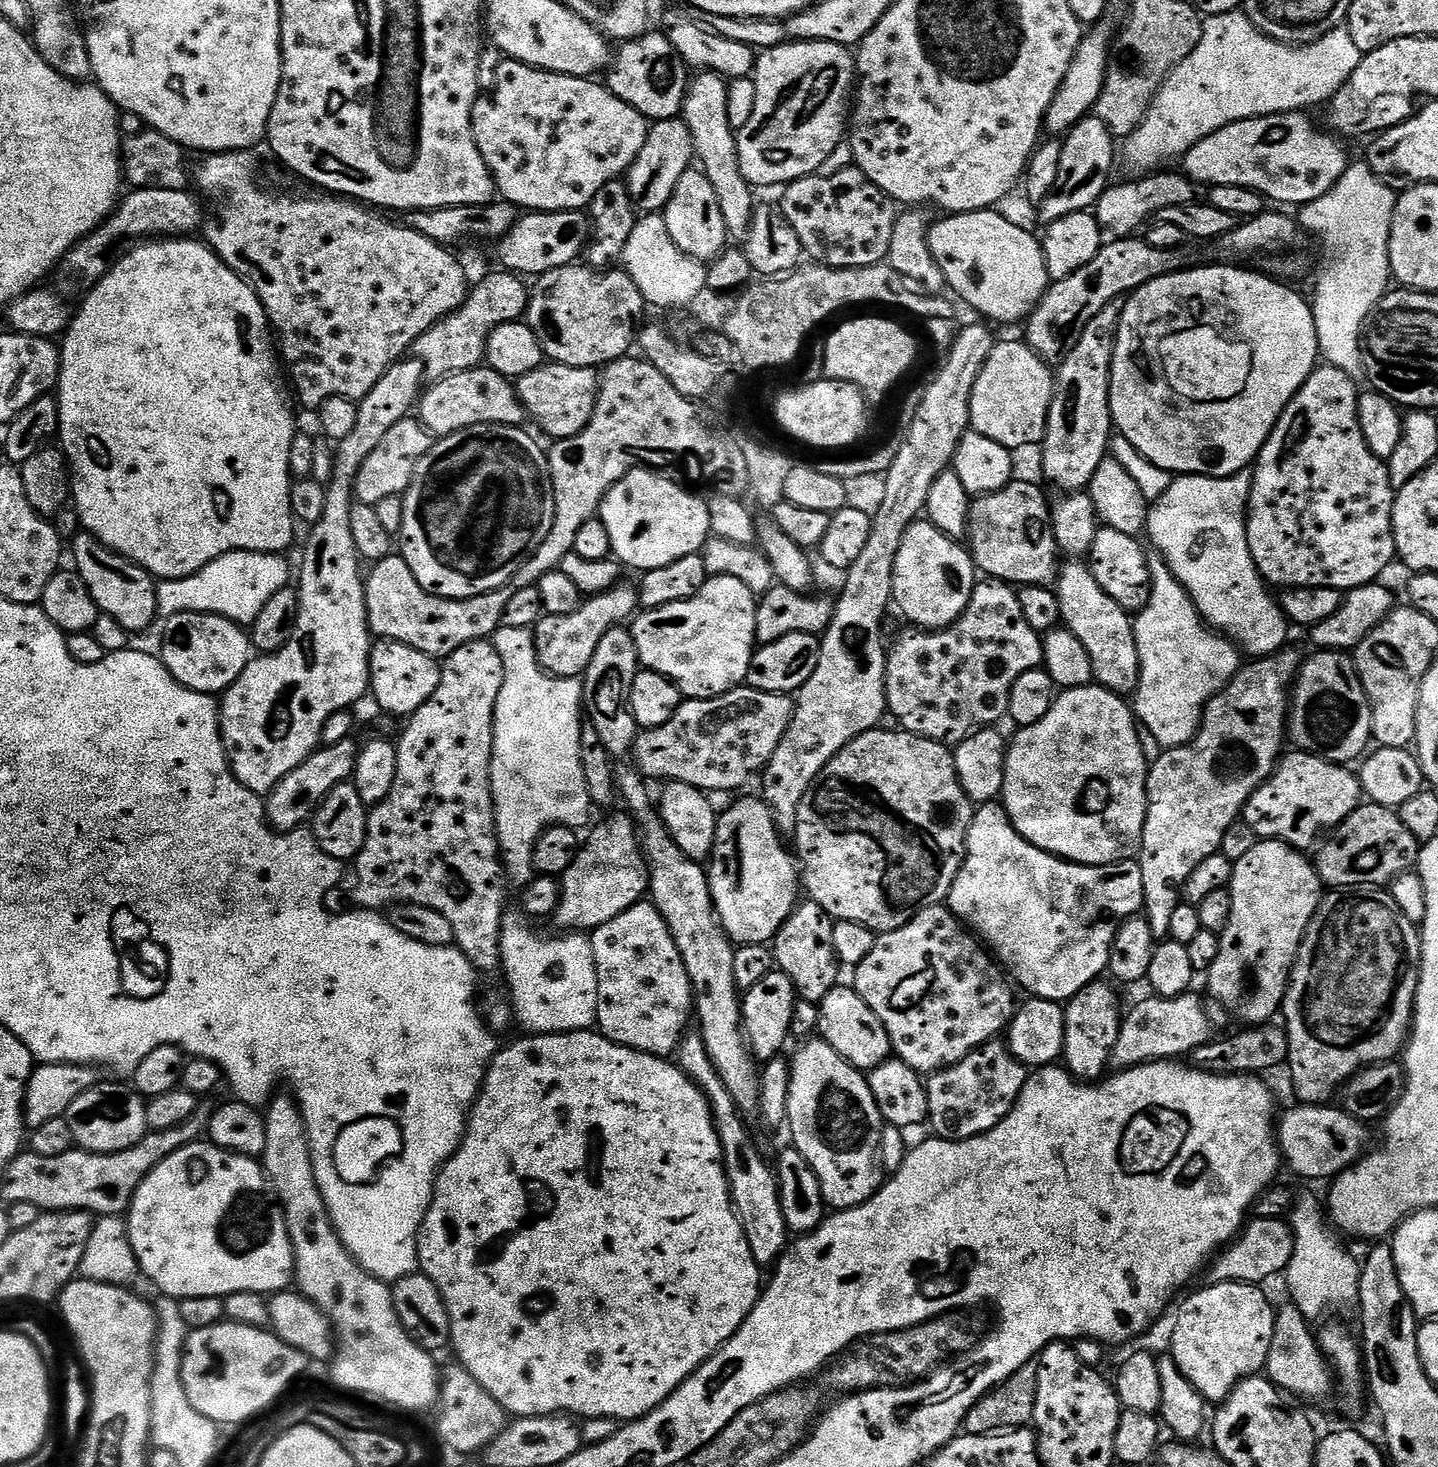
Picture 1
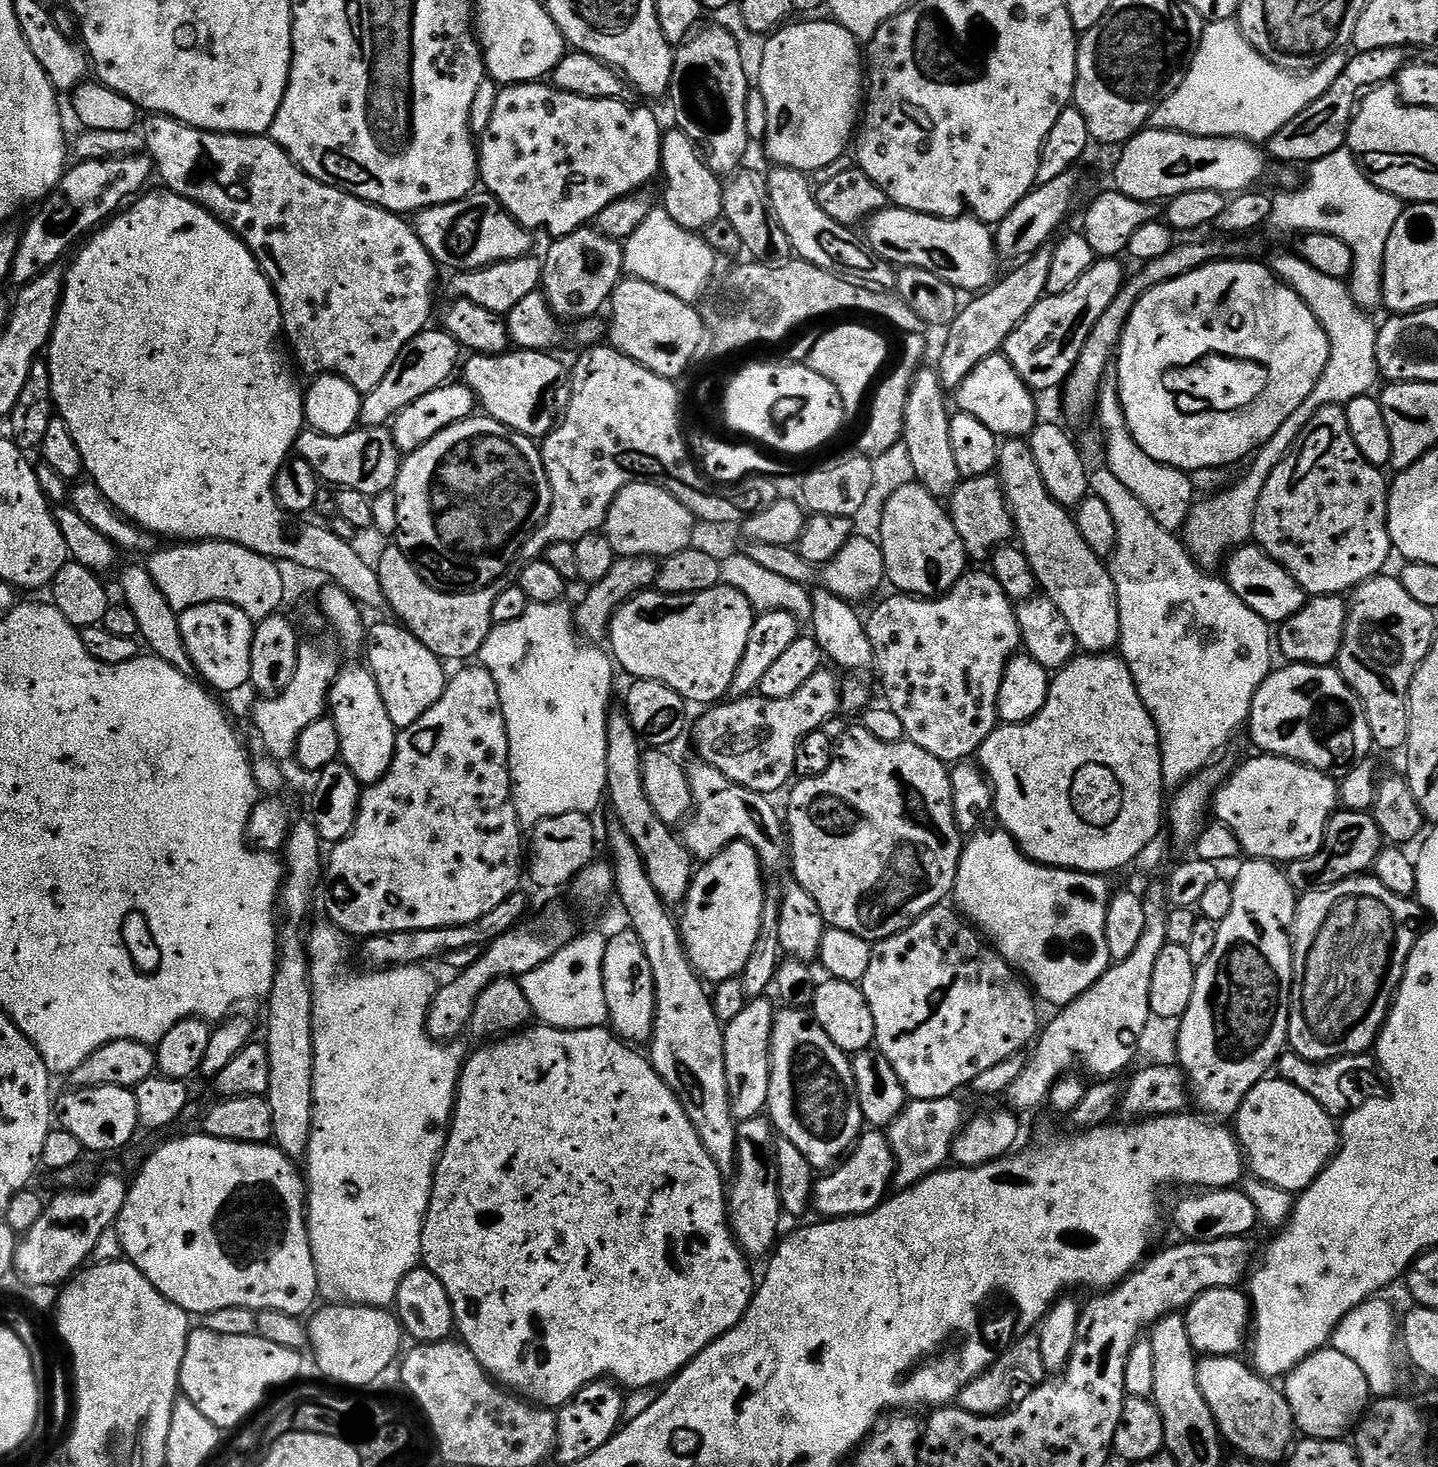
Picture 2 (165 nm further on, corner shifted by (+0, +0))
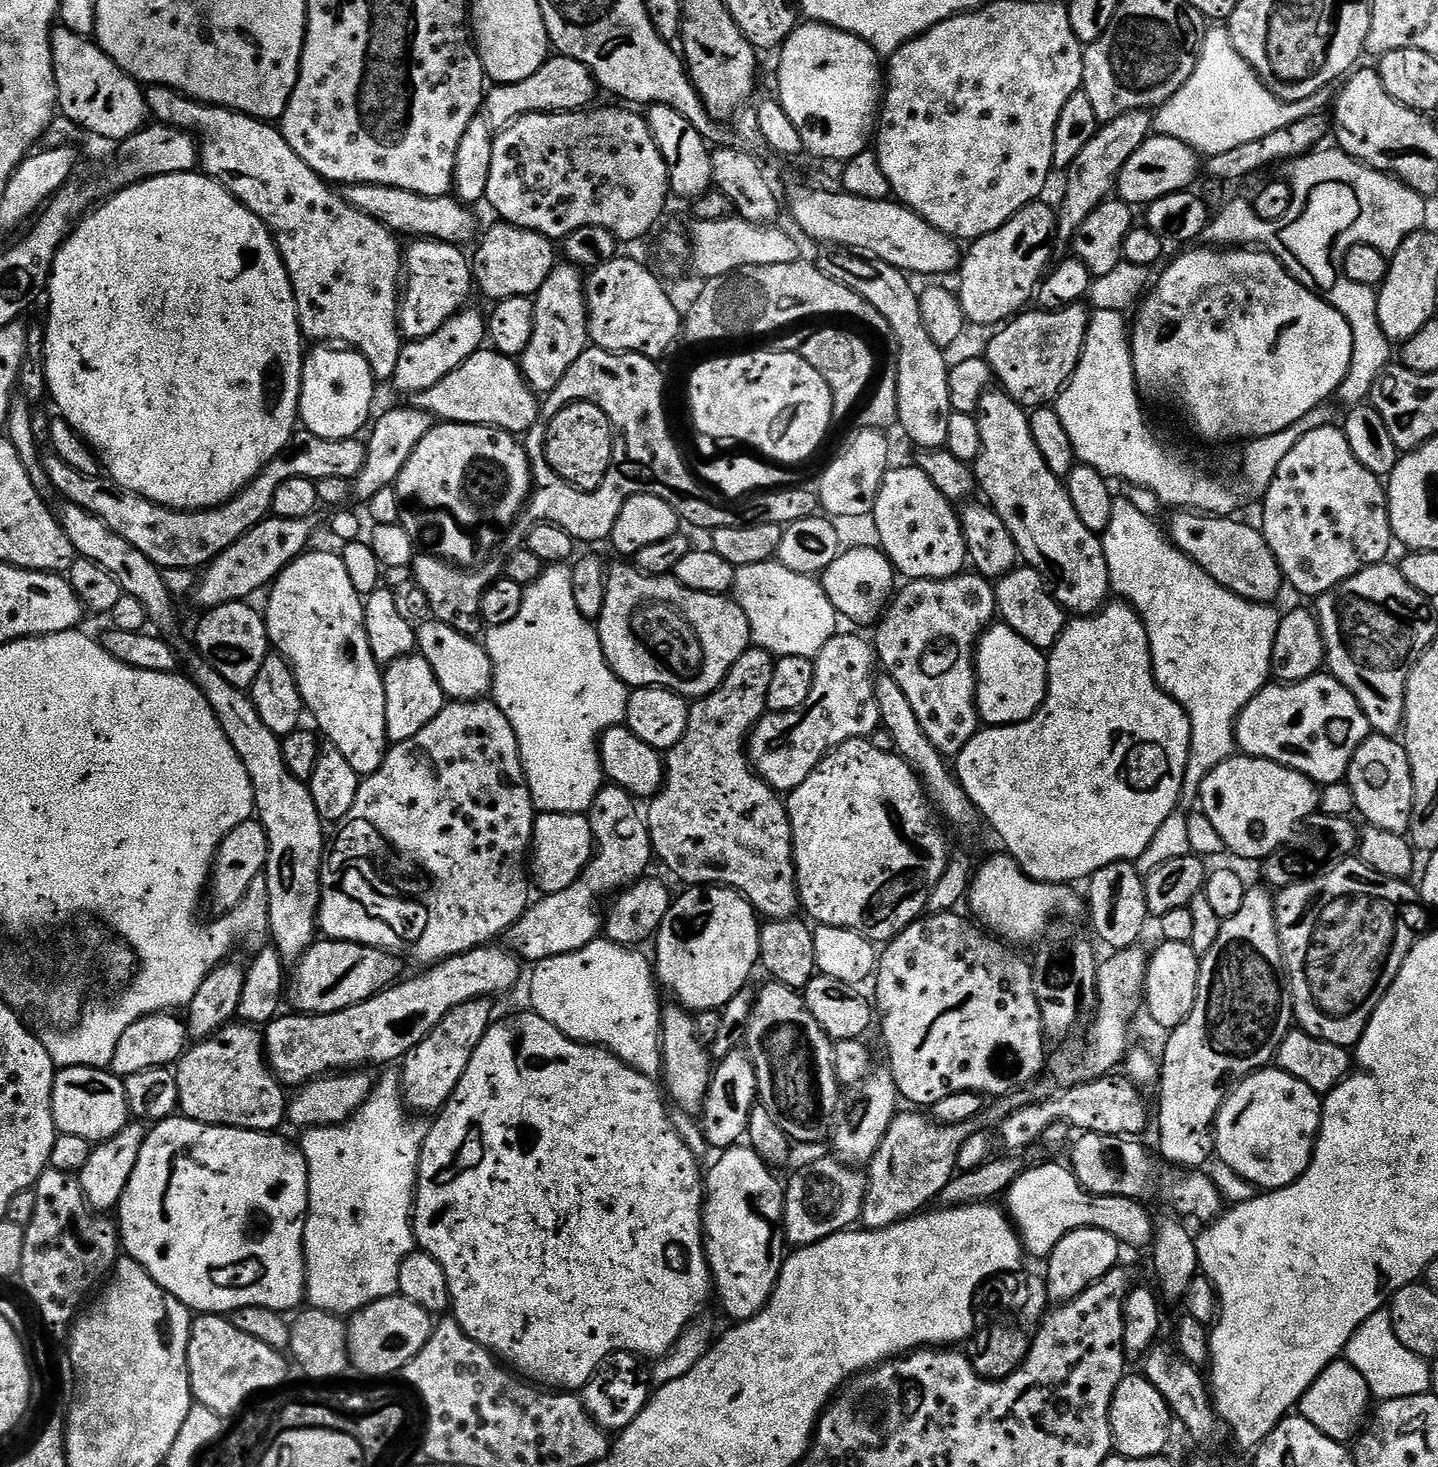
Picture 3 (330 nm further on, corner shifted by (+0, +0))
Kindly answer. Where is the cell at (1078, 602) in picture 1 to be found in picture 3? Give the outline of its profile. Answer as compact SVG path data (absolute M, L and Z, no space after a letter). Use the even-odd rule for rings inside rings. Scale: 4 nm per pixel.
M989 390L982 394L974 415L978 422L978 434L982 434L982 450L974 461L976 483L979 491L988 495L985 496L987 503L992 505L998 518L1006 522L1006 530L1010 530L1023 563L1044 575L1053 598L1064 607L1065 612L1077 617L1099 612L1110 596L1103 539L1097 533L1086 530L1082 518L1078 518L1078 510L1074 510L1074 502L1070 502L1065 481L1055 476L1050 466L1046 466L1042 454L1038 454L1038 442L1034 442L1034 434L1030 434L1029 413L1002 390Z

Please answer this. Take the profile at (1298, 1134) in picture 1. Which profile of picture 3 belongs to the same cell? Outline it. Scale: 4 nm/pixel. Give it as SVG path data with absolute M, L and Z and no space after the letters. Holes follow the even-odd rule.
M1268 1066L1259 1072L1245 1076L1228 1093L1228 1099L1216 1115L1214 1131L1216 1133L1215 1155L1234 1174L1246 1178L1260 1190L1285 1188L1295 1182L1304 1173L1312 1161L1312 1151L1316 1149L1316 1138L1320 1134L1321 1097L1306 1082L1298 1082L1290 1074L1280 1071L1279 1067Z

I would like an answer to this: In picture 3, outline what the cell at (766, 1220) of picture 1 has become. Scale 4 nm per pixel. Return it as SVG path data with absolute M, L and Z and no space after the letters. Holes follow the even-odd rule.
M672 1002L660 1013L660 1056L664 1059L662 1084L666 1096L681 1112L699 1113L712 1081L714 1060L704 1041L696 1036L696 1018L687 1008ZM668 1087L668 1092L667 1088ZM672 1100L673 1101L672 1101Z

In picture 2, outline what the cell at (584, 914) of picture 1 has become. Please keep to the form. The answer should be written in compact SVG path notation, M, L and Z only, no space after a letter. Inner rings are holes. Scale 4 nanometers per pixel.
M556 904L544 916L544 921L537 928L511 928L502 938L493 940L481 951L469 968L459 969L456 976L449 984L441 983L437 987L436 995L432 998L432 1004L428 1008L428 1032L433 1040L452 1042L464 1032L472 1023L472 1015L476 1009L478 998L485 992L494 980L505 978L519 978L526 975L530 970L542 966L554 954L577 935L578 929L572 922L572 916Z

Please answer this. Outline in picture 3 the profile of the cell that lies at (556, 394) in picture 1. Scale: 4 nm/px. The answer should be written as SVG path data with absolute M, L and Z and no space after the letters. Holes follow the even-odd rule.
M481 350L475 352L462 366L450 370L442 382L434 382L430 390L411 393L411 407L428 412L437 421L450 424L485 424L488 428L500 428L503 432L526 434L534 426L534 422L541 419L542 404L537 393L533 392L520 373L519 363L513 357L504 356L495 350Z

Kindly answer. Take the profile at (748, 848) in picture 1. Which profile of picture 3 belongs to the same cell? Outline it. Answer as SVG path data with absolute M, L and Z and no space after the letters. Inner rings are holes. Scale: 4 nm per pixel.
M709 884L707 886L688 886L681 896L677 895L668 908L666 918L654 937L654 975L659 987L672 995L671 999L689 1012L719 1010L738 994L738 990L749 987L752 971L758 968L760 959L761 921L758 913L746 897L735 888Z

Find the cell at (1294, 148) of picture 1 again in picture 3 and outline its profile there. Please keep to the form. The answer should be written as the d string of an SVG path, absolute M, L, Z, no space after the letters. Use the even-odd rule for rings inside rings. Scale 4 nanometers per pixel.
M1153 134L1145 144L1138 146L1138 150L1134 150L1134 154L1130 154L1126 166L1122 166L1116 178L1116 188L1119 199L1125 204L1147 206L1171 192L1191 189L1199 172L1201 175L1202 160L1193 148L1169 136Z

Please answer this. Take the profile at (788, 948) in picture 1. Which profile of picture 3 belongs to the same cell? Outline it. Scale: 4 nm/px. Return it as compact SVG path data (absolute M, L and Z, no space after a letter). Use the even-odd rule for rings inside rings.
M749 646L742 654L742 658L738 658L738 662L734 662L734 666L730 666L730 670L723 682L710 695L699 697L689 707L686 734L682 734L680 741L673 748L667 749L666 752L664 786L657 796L651 797L649 804L652 805L649 806L648 812L646 808L648 833L652 839L652 851L657 861L661 860L678 879L685 880L683 882L685 885L707 886L709 884L719 884L737 889L740 895L750 901L757 913L769 921L793 919L802 908L800 894L796 890L796 861L792 859L792 827L788 821L788 810L785 801L777 795L765 780L761 780L756 775L746 751L746 741L752 729L755 728L760 717L765 715L768 706L766 694L770 694L770 674L774 674L775 665L776 660L771 652Z

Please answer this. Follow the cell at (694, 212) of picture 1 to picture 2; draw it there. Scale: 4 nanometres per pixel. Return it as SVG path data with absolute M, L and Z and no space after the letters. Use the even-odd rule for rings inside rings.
M679 130L665 131L660 141L660 163L662 180L668 185L664 188L662 206L688 232L703 233L710 222L721 219L724 215L725 185L721 177L714 175L700 149L687 134Z

